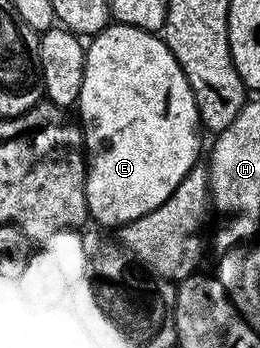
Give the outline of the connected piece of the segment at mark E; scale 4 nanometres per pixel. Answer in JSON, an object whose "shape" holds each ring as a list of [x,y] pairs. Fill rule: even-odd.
{"shape":[[[122,24],[108,25],[106,30],[94,35],[86,47],[86,58],[84,60],[84,80],[81,82],[81,90],[77,103],[78,121],[81,123],[83,132],[83,145],[85,147],[85,161],[87,164],[87,183],[85,192],[87,193],[87,208],[92,219],[96,218],[103,226],[118,228],[145,216],[145,212],[153,212],[185,180],[185,176],[200,161],[199,158],[199,134],[201,135],[201,123],[199,121],[199,109],[195,103],[193,92],[189,88],[189,80],[185,72],[177,64],[173,52],[163,43],[162,37],[156,36],[150,30],[138,30],[132,26]]]}

